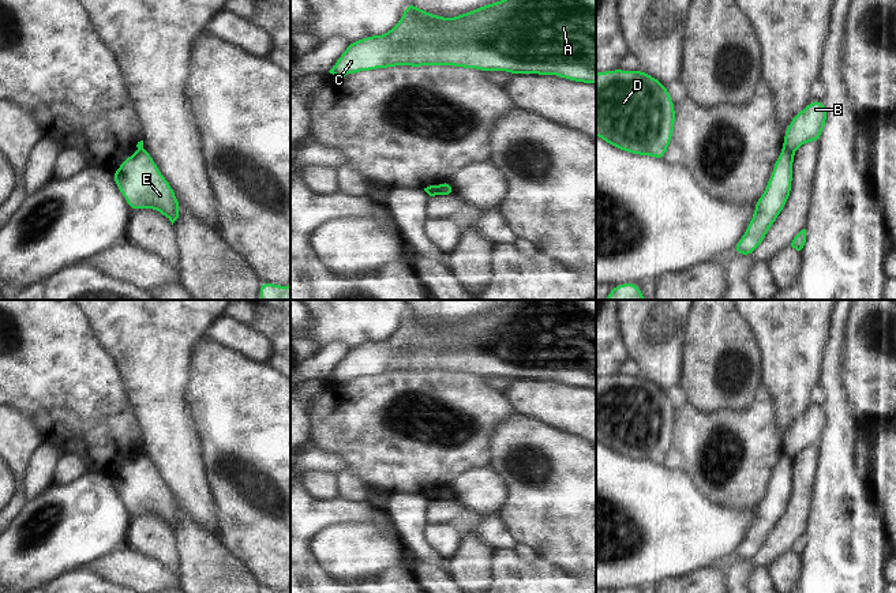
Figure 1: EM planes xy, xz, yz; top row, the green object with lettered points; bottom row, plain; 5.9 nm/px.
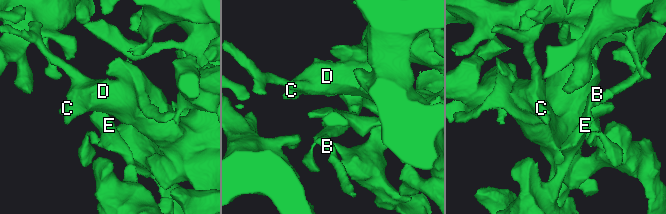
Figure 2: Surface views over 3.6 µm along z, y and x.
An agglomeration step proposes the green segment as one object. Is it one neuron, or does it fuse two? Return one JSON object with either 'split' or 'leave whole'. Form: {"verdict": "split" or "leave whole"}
{"verdict": "split"}

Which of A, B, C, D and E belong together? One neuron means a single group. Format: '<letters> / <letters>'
A C D E / B

